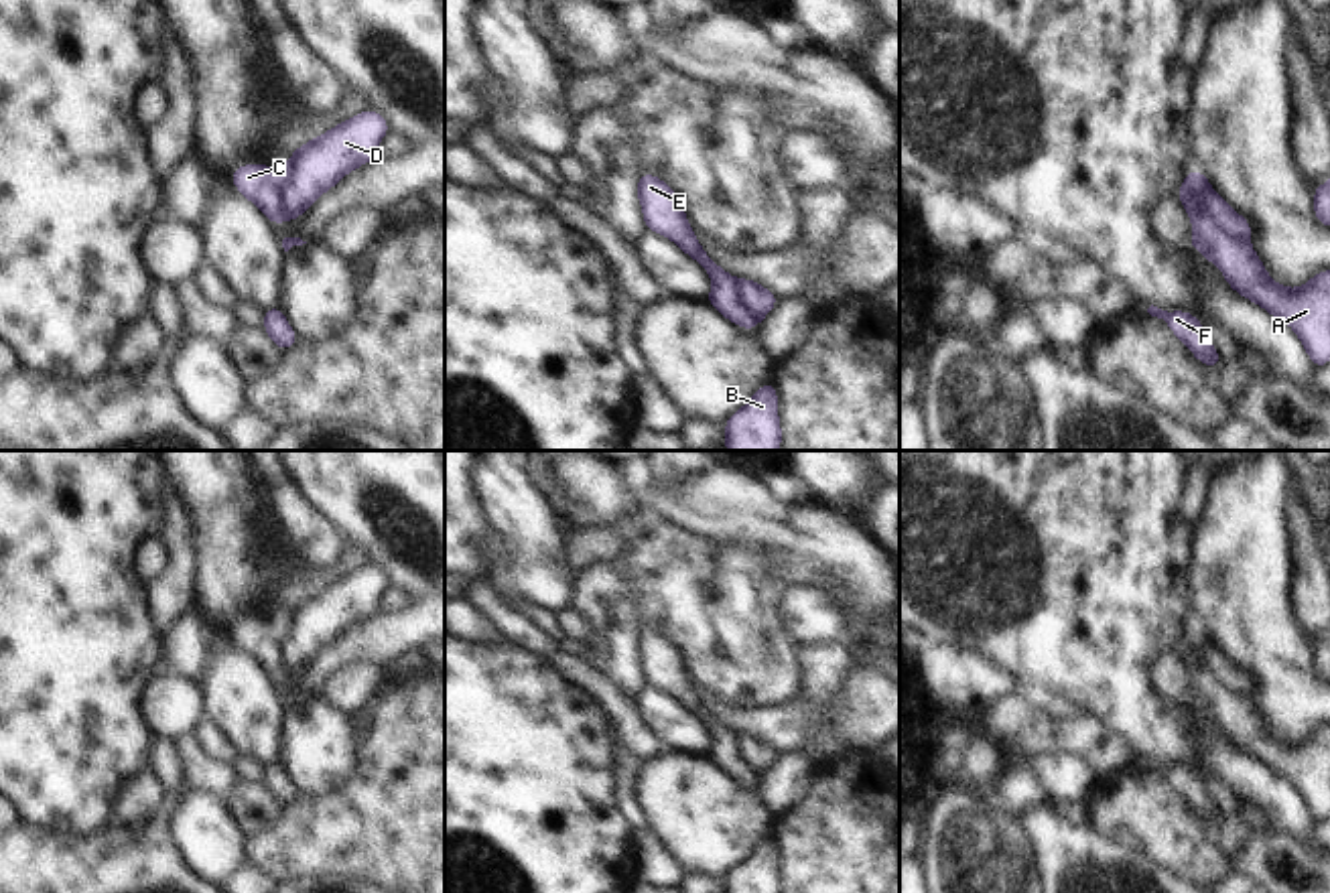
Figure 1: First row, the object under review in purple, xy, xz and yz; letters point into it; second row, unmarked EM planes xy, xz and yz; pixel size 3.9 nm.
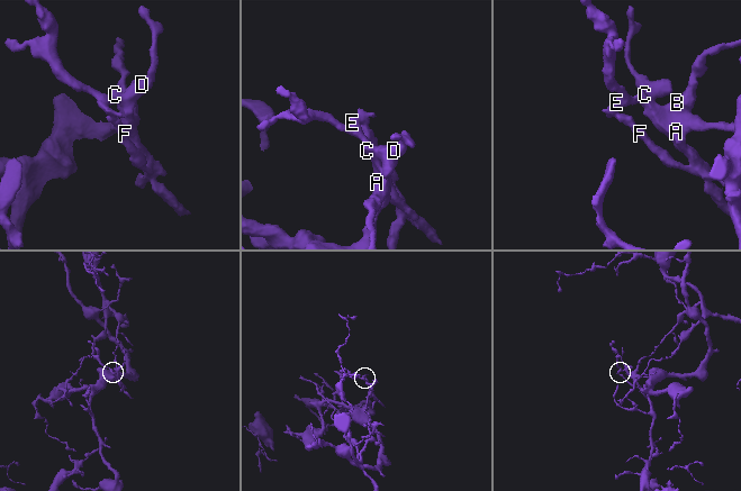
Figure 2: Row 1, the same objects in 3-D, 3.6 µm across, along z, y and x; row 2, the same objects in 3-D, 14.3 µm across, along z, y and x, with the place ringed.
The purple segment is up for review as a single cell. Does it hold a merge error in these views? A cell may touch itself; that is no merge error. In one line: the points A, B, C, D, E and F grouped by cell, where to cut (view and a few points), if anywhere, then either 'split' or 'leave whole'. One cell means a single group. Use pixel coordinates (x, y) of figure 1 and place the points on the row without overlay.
groups A D / B C E F; cut yz (1205, 644), (1201, 662), (1227, 689), (1247, 697); split

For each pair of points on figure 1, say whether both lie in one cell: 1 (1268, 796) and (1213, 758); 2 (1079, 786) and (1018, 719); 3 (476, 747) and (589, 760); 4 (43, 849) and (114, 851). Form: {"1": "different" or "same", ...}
{"1": "same", "2": "different", "3": "same", "4": "same"}

